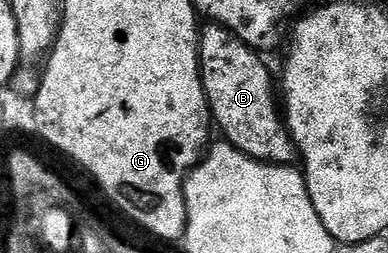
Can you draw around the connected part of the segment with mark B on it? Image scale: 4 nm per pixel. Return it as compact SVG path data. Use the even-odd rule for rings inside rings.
M208 23L200 31L200 78L204 94L208 100L208 111L211 120L220 128L219 136L228 141L238 151L250 155L259 161L266 161L270 165L286 165L297 156L296 144L282 120L281 110L278 108L278 89L274 84L274 73L268 70L268 65L263 61L261 54L250 48L234 31L222 25Z

